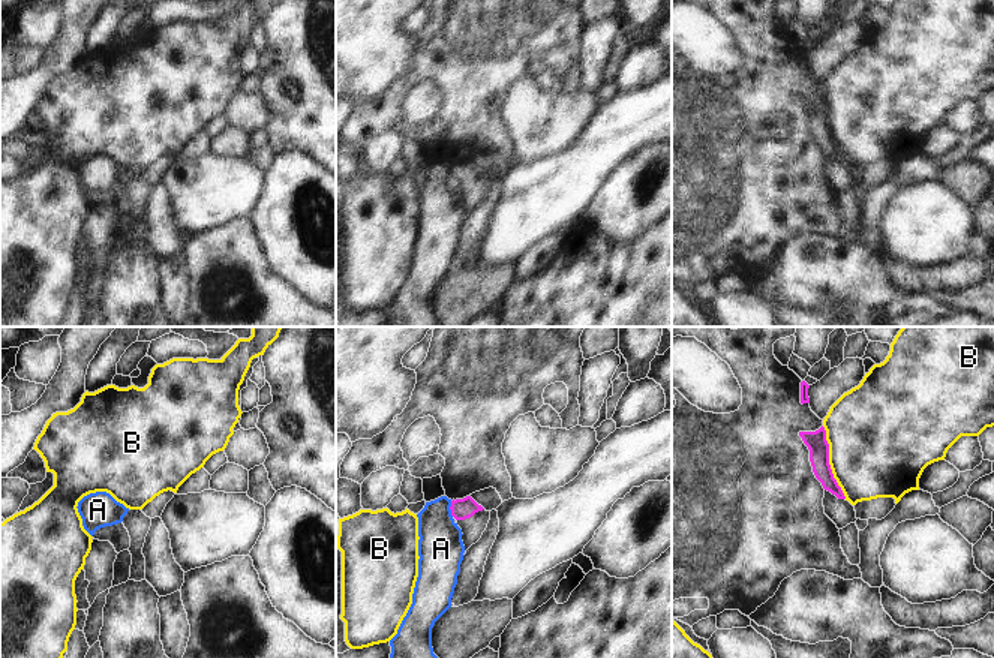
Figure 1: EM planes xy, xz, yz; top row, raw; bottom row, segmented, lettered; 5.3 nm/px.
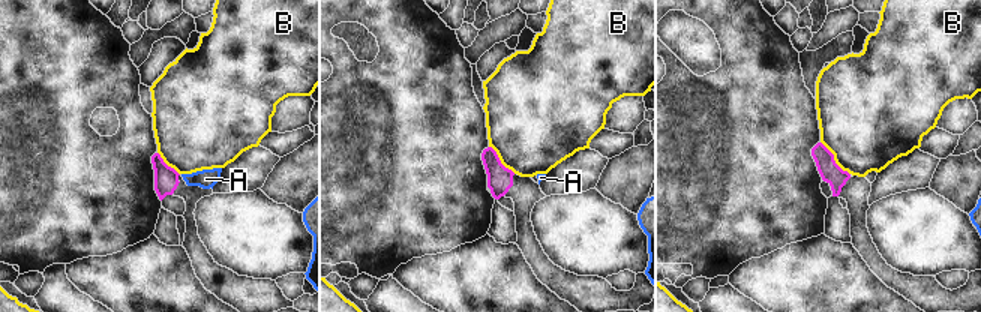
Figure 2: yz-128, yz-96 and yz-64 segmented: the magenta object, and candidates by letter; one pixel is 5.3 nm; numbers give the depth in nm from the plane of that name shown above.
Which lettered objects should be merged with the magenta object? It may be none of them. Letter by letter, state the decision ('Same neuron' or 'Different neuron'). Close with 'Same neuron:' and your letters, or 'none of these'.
A: Different neuron
B: Different neuron
Same neuron: none of these.

